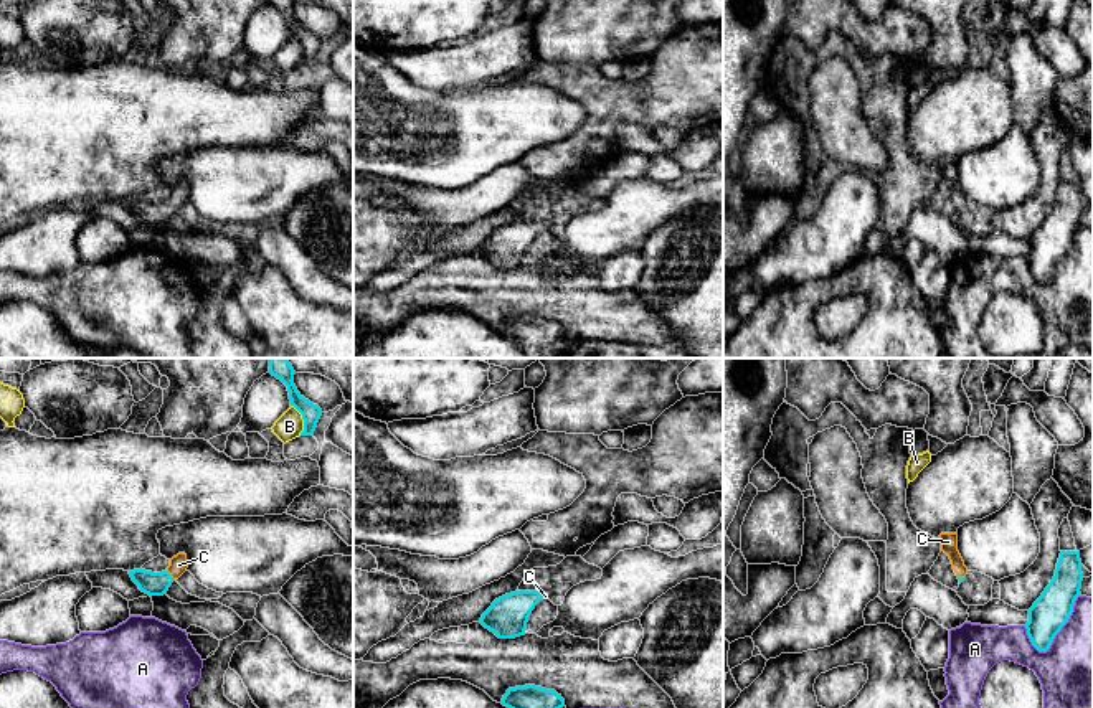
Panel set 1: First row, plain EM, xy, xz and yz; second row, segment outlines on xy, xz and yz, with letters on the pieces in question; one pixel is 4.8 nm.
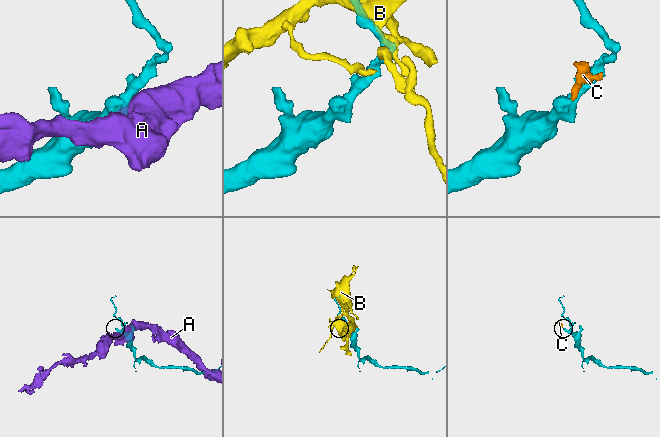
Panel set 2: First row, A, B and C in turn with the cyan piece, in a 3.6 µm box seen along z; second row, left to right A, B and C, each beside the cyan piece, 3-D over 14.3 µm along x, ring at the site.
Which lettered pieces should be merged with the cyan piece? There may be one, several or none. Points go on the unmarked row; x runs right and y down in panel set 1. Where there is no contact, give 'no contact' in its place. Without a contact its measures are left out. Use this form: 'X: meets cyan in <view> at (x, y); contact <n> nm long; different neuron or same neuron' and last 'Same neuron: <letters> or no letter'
A: meets cyan in yz at (1064, 254); contact 360 nm long; different neuron
B: meets cyan in xy at (304, 51); contact 170 nm long; different neuron
C: meets cyan in xy at (169, 205); contact 70 nm long; same neuron
Same neuron: C

